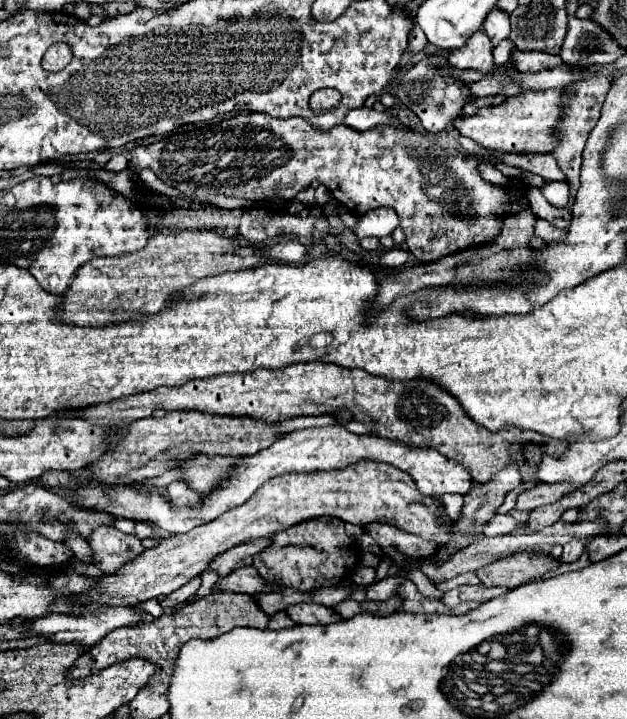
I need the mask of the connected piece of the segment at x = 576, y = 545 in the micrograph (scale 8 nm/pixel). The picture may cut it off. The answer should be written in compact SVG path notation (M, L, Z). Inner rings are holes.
M571 538L565 546L563 546L563 556L561 560L563 562L575 562L581 554L583 554L585 546L583 546L583 540L581 538Z

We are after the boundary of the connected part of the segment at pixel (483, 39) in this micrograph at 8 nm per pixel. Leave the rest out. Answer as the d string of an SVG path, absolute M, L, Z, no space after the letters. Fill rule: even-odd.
M477 32L461 46L461 50L451 50L449 52L449 64L461 70L477 70L477 72L491 72L495 62L493 62L493 44L489 42L485 32Z

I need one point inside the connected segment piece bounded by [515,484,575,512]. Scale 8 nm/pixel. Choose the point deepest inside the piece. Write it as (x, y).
(546, 493)

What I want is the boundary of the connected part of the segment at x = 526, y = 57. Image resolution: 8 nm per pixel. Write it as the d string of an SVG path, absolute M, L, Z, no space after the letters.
M513 48L513 60L519 72L525 74L539 74L541 70L551 70L565 64L561 62L561 56L553 56L545 52L519 52L515 48Z

